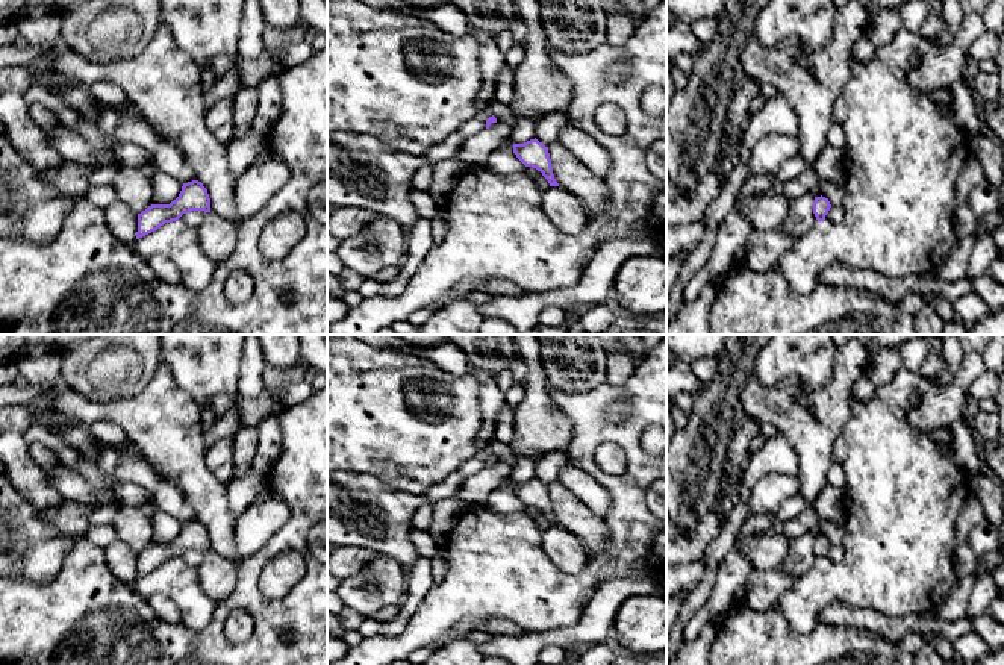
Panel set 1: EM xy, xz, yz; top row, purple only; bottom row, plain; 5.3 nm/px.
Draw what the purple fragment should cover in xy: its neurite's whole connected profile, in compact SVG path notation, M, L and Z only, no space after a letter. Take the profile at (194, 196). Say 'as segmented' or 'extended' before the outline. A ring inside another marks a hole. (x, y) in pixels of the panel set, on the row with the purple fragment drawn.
as segmented; M201 182L183 183L179 197L170 204L151 204L138 214L136 239L157 230L165 223L177 221L191 211L210 212L210 198Z

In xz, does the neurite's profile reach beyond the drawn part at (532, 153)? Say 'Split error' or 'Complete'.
Complete

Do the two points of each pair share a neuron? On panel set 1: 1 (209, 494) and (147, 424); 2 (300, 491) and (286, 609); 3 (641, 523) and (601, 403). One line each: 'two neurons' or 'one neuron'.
1: one neuron
2: one neuron
3: one neuron

